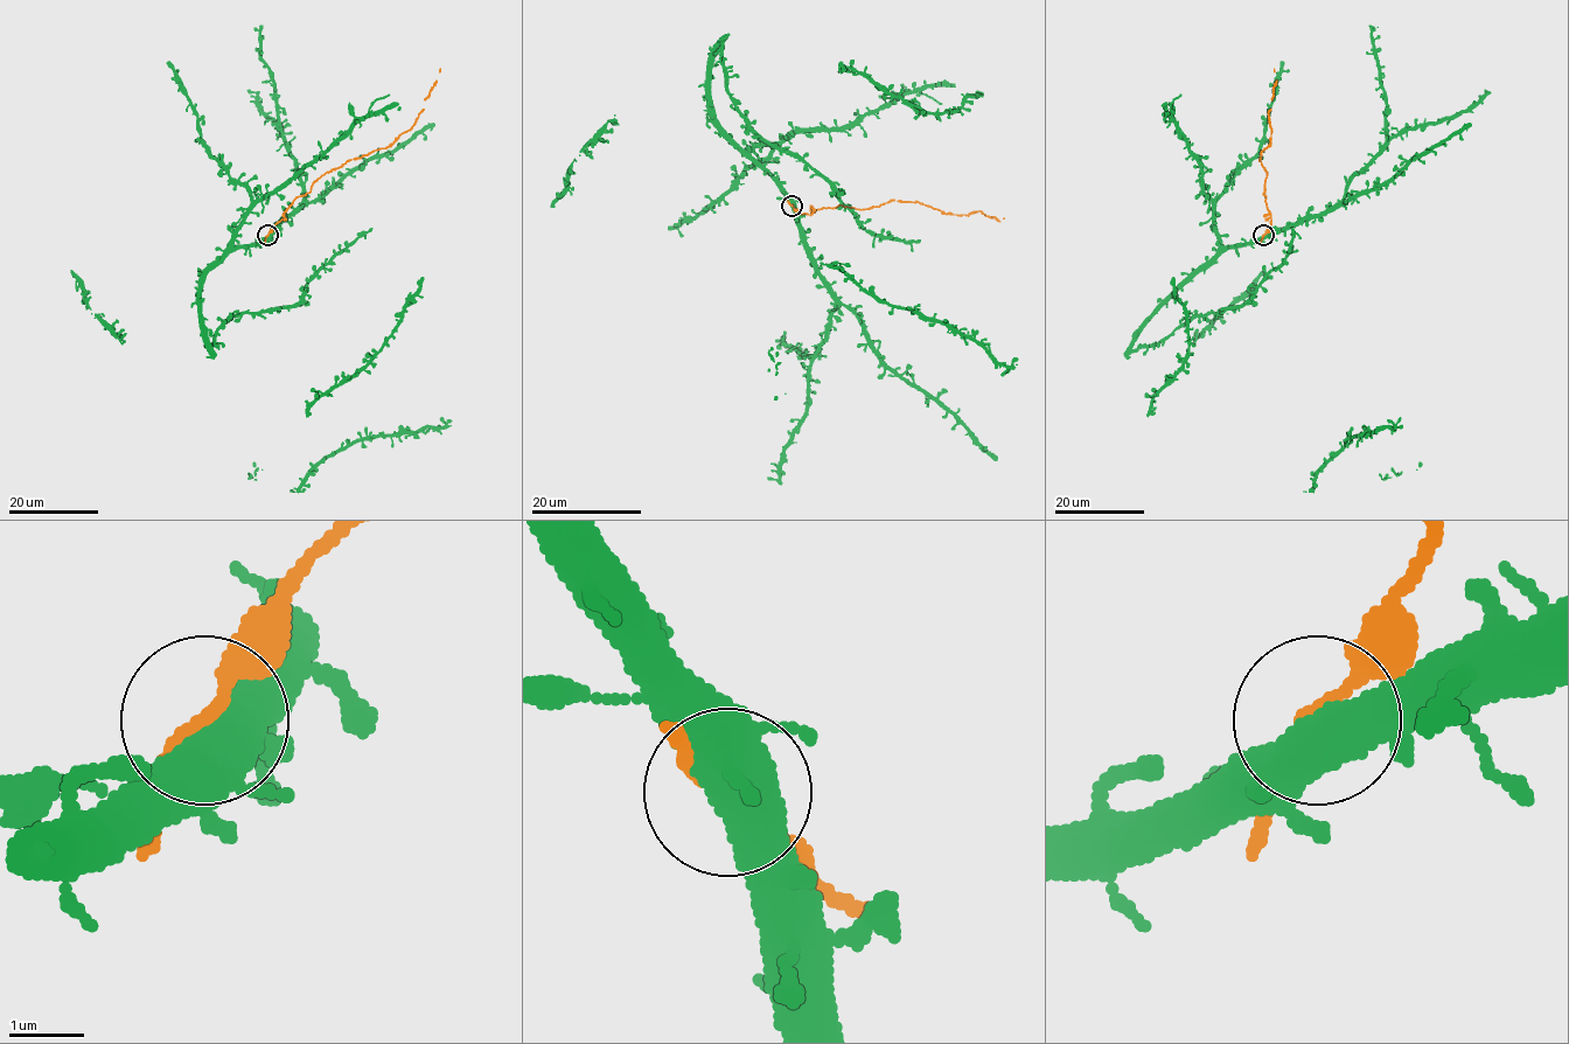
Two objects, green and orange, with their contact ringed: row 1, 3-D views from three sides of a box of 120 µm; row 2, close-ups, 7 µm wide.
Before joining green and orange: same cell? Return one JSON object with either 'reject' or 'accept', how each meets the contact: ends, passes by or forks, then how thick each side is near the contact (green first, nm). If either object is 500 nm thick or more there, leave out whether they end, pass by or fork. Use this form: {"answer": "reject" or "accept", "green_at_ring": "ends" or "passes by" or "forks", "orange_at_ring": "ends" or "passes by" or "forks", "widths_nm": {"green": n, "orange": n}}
{"answer": "accept", "widths_nm": {"green": 600, "orange": 190}}

